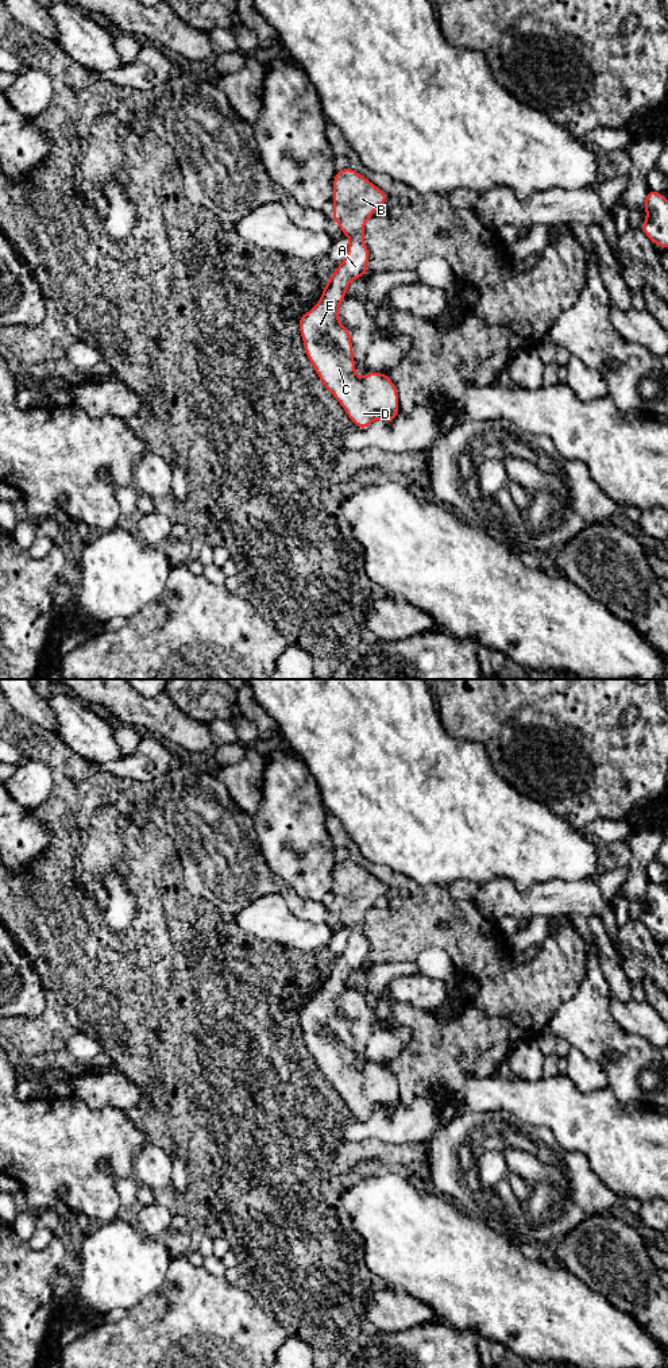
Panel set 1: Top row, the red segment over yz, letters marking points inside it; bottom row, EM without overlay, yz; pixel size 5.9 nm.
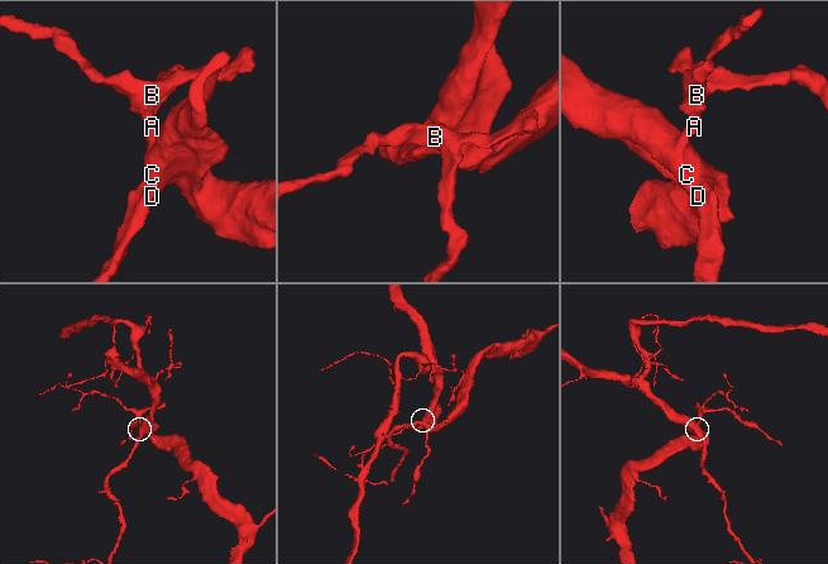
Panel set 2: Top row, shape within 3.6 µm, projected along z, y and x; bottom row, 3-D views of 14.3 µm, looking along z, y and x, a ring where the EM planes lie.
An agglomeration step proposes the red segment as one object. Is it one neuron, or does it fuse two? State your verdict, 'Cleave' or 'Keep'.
Keep

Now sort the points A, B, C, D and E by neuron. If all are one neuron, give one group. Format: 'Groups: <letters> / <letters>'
Groups: A B C D E

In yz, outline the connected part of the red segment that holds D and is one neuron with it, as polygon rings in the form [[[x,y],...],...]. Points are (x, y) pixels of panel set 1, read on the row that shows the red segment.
[[[351,167],[335,172],[335,209],[329,217],[350,238],[350,247],[323,289],[321,300],[298,320],[310,365],[359,429],[367,429],[377,417],[391,425],[399,413],[398,390],[386,373],[367,370],[363,378],[356,377],[351,331],[339,323],[339,307],[350,282],[367,274],[364,223],[389,197]]]

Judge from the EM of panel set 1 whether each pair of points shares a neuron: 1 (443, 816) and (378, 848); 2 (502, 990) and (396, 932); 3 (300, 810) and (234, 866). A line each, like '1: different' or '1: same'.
1: same
2: same
3: different

